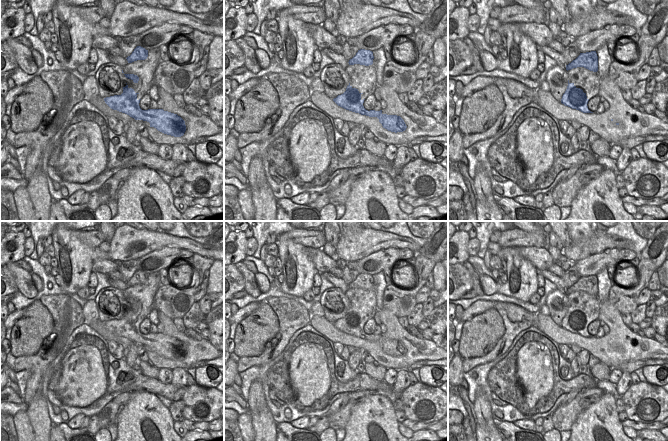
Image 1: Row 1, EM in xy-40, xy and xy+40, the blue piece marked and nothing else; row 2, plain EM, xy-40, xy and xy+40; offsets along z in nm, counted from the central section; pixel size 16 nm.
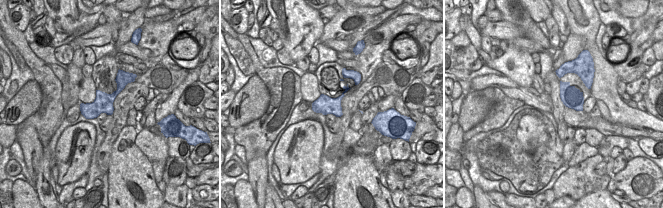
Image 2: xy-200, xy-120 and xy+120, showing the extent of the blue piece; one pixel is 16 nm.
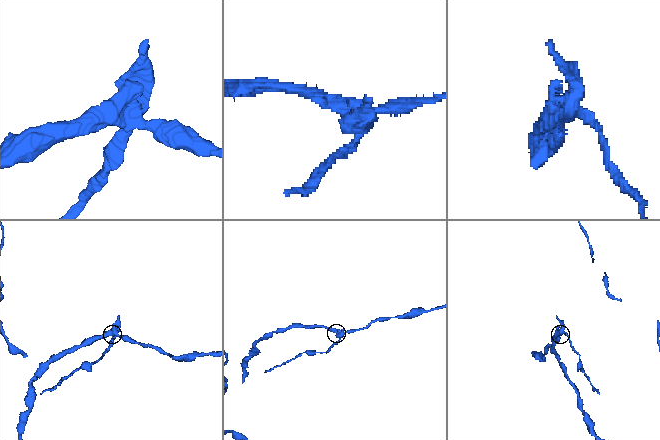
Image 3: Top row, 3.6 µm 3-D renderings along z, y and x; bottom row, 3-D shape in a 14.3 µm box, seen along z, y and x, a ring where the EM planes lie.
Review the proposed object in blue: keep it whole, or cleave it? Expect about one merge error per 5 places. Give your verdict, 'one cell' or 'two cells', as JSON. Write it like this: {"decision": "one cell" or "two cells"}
{"decision": "two cells"}

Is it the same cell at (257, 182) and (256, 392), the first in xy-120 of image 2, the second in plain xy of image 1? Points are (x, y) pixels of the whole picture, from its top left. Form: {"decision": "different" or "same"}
{"decision": "different"}

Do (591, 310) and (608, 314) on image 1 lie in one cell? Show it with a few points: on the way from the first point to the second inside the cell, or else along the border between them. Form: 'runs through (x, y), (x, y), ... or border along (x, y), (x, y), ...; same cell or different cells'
border along (600, 303), (600, 311), (597, 318); different cells

